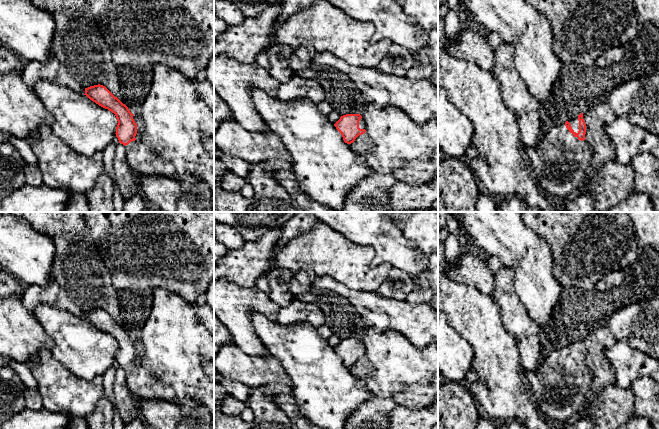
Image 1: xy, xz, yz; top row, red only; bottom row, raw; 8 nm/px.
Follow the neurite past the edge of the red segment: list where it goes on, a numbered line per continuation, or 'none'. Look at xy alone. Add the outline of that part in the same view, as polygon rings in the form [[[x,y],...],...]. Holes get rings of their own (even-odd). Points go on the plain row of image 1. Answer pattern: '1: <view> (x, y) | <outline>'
1: xy (143, 385) | [[[132,365],[125,370],[127,386],[136,400],[137,406],[142,400],[168,400],[179,404],[176,394],[169,385],[160,381],[142,365]]]

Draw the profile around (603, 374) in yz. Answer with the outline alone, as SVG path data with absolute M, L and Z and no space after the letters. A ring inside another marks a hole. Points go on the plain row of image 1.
M597 325L590 335L583 337L586 348L585 364L593 372L592 386L586 399L589 403L593 402L605 387L615 385L614 369L604 353L604 349L610 348L615 342L608 325Z

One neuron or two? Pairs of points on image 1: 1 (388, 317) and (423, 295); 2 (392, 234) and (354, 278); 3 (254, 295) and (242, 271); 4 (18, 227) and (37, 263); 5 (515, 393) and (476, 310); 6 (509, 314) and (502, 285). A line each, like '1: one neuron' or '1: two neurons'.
1: two neurons
2: two neurons
3: two neurons
4: one neuron
5: one neuron
6: one neuron

